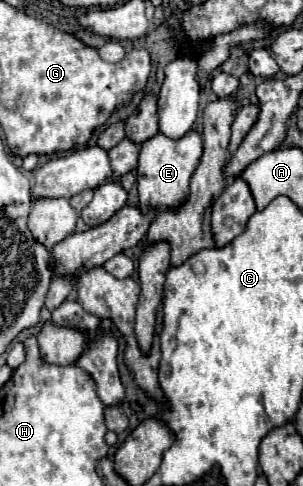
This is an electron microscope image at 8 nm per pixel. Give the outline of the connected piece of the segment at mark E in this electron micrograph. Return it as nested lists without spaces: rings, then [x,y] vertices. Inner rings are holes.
[[[188,131],[180,139],[164,137],[156,133],[148,141],[140,145],[138,157],[138,195],[140,195],[140,209],[146,213],[152,207],[178,207],[188,197],[190,177],[196,171],[202,157],[202,137],[198,131]]]

